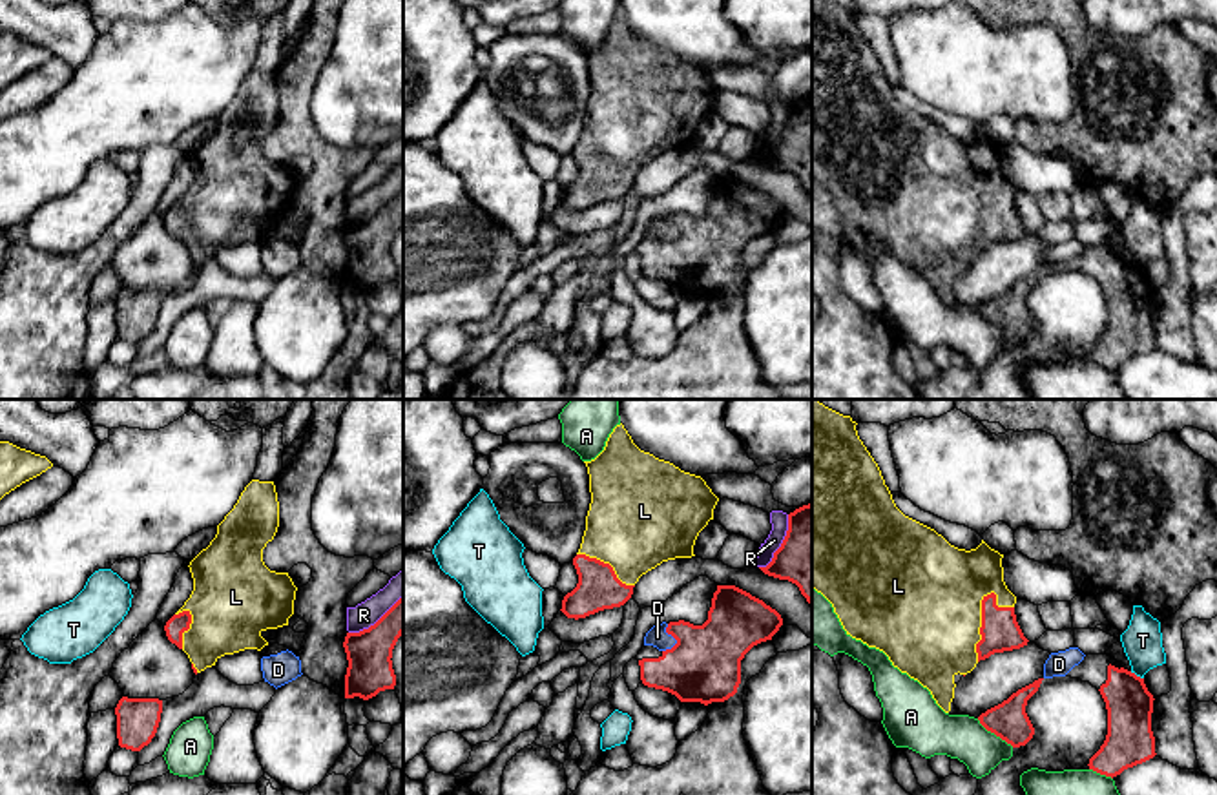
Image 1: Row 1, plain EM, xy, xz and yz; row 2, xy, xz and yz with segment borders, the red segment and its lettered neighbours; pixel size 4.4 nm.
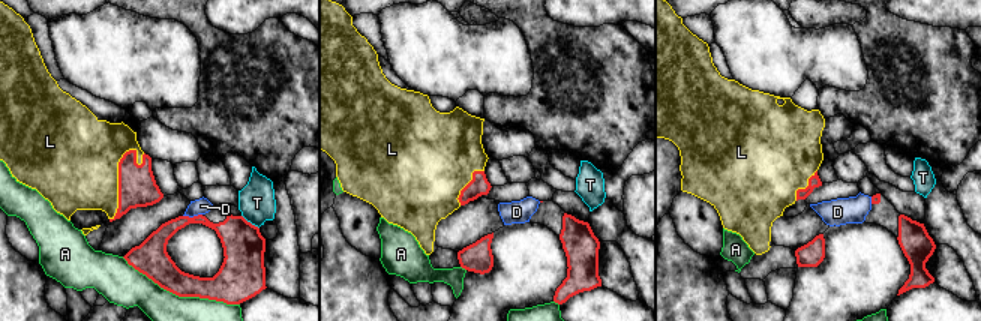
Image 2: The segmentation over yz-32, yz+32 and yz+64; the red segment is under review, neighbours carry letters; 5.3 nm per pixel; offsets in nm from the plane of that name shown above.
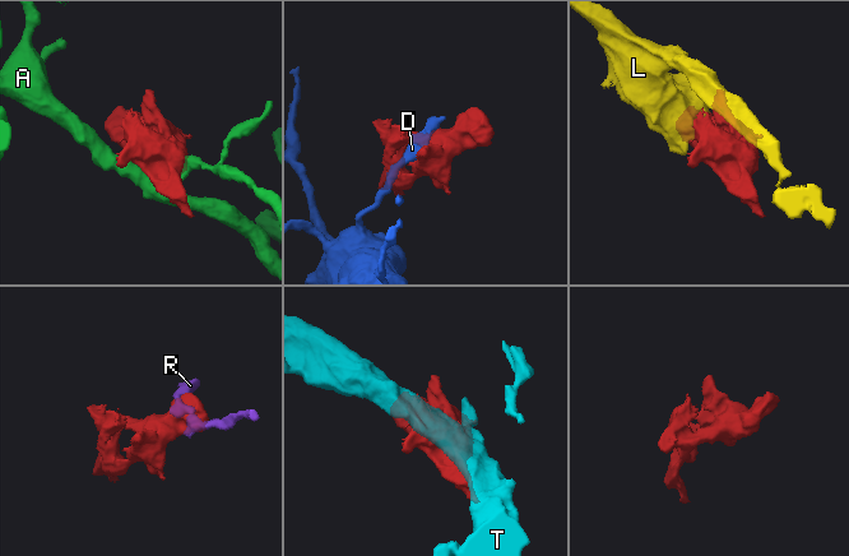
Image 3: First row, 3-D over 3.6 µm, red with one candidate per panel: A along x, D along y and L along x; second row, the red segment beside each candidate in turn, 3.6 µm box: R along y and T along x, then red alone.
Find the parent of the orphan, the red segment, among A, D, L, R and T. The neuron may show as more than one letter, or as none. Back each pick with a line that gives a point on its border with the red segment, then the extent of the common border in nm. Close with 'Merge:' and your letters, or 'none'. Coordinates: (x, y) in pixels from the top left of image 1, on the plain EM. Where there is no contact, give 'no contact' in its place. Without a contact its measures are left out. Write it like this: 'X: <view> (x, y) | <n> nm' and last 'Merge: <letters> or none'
L: yz (982, 217) | 320 nm
Merge: L

